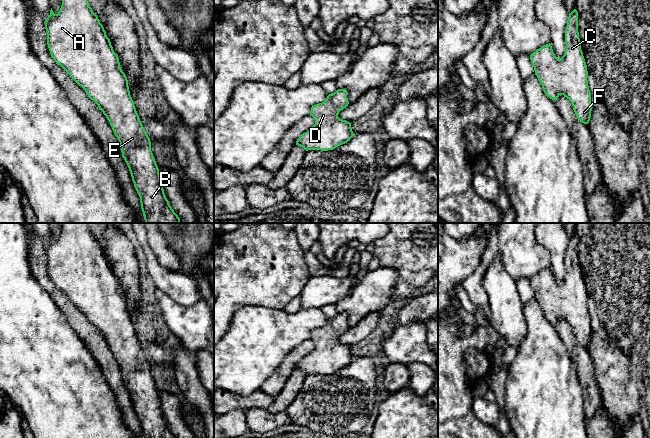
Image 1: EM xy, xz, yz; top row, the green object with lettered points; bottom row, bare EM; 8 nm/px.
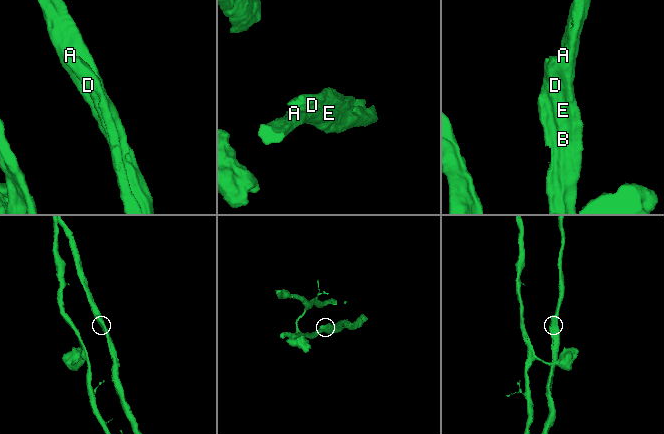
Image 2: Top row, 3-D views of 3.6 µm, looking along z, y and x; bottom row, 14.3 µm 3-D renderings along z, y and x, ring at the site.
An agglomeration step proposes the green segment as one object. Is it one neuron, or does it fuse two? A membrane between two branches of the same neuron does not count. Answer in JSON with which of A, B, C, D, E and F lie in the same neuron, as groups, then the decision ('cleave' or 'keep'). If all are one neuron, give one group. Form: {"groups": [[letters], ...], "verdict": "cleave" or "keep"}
{"groups": [["A", "B", "C", "D", "E", "F"]], "verdict": "keep"}

